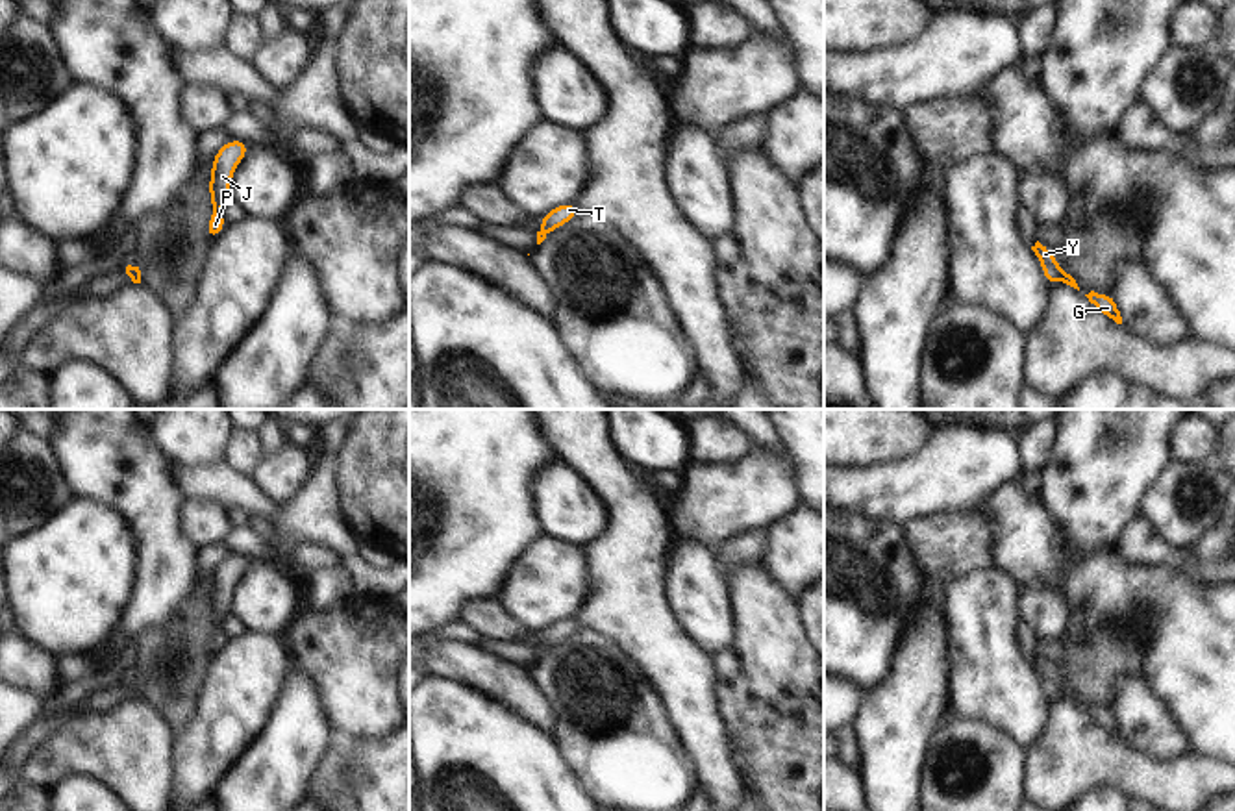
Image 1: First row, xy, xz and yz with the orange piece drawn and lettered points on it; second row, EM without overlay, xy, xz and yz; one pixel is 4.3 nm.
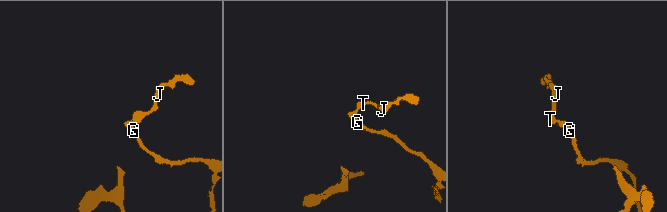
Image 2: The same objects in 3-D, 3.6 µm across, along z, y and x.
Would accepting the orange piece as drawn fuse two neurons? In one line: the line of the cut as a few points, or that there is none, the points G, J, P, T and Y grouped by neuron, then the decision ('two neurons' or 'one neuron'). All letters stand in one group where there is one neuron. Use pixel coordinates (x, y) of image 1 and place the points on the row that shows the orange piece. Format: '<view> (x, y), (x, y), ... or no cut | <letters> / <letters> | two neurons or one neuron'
yz (1061, 269), (1063, 278) | G / J P T Y | two neurons

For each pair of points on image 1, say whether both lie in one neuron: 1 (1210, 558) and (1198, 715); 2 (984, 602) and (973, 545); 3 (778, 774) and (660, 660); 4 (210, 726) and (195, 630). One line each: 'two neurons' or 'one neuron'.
1: two neurons
2: two neurons
3: two neurons
4: two neurons

